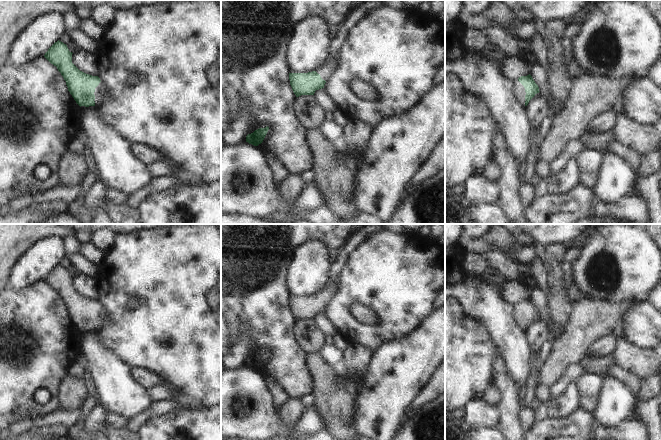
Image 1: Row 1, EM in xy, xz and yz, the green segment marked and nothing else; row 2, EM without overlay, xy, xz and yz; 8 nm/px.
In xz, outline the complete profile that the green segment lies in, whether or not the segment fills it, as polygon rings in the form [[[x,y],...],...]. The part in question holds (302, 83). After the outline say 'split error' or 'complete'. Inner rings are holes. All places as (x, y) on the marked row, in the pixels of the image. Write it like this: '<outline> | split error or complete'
[[[338,53],[326,60],[316,71],[308,73],[289,73],[289,80],[296,97],[314,95],[316,90],[324,88],[328,78],[333,74]]] | split error

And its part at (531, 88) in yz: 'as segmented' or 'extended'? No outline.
extended

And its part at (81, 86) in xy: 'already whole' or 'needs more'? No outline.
needs more

